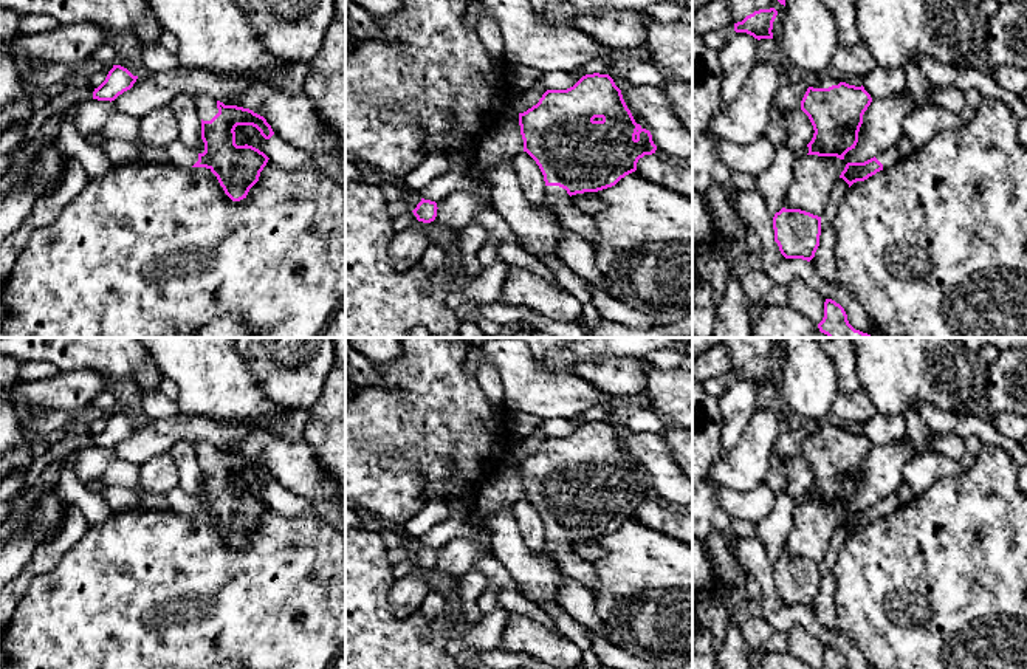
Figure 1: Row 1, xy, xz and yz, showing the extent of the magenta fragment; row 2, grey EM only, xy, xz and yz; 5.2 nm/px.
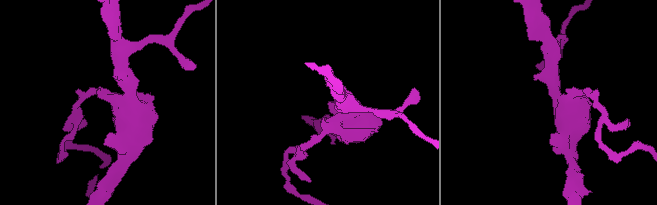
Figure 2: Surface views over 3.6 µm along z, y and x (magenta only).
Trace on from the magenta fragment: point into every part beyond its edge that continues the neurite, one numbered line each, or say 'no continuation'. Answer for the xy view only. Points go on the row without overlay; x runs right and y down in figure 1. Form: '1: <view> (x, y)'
1: xy (206, 452)
2: xy (178, 500)

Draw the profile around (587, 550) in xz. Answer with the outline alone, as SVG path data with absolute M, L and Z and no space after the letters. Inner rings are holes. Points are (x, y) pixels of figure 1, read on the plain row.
M584 539L572 544L573 553L586 562L593 562L604 556L604 551L596 544L596 539Z

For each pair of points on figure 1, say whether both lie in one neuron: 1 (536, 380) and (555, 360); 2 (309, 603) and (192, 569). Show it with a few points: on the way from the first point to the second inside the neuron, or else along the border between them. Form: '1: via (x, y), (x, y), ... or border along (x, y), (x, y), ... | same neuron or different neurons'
1: border along (541, 361), (549, 367), (569, 370), (583, 380) | different neurons
2: via (279, 603), (267, 603), (236, 572), (222, 570) | same neuron

